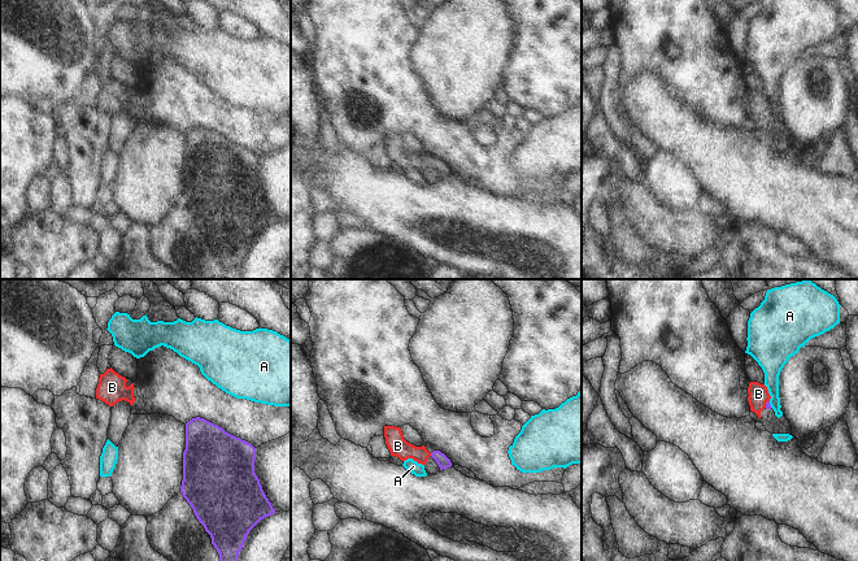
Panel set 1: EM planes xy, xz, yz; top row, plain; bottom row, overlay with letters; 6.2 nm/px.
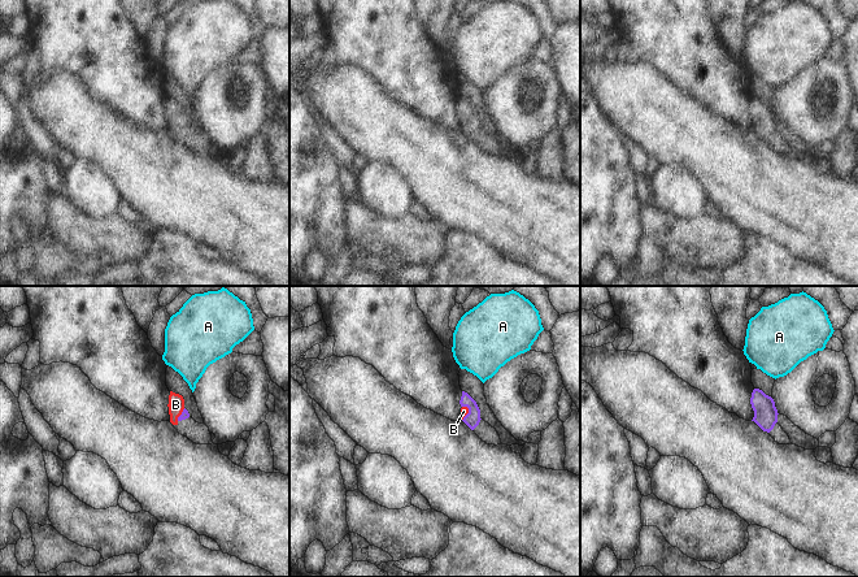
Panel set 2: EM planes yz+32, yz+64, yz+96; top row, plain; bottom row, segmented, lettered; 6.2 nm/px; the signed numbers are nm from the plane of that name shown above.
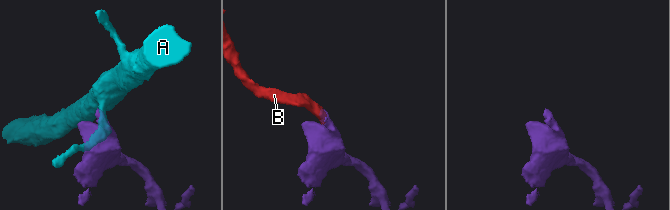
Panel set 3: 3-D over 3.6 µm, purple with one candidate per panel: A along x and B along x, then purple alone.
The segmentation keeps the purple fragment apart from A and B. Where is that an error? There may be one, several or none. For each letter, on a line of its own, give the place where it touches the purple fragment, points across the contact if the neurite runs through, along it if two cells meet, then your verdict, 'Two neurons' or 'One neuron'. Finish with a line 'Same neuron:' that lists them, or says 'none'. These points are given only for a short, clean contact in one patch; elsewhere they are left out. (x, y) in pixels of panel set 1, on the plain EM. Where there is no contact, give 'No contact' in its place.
A: Touches purple at yz (769, 113). Boundary: yz (769, 111), (771, 116). Two neurons
B: Touches purple at yz (766, 113). Path across: yz (767, 113), (766, 113), (758, 103). One neuron
Same neuron: B.

